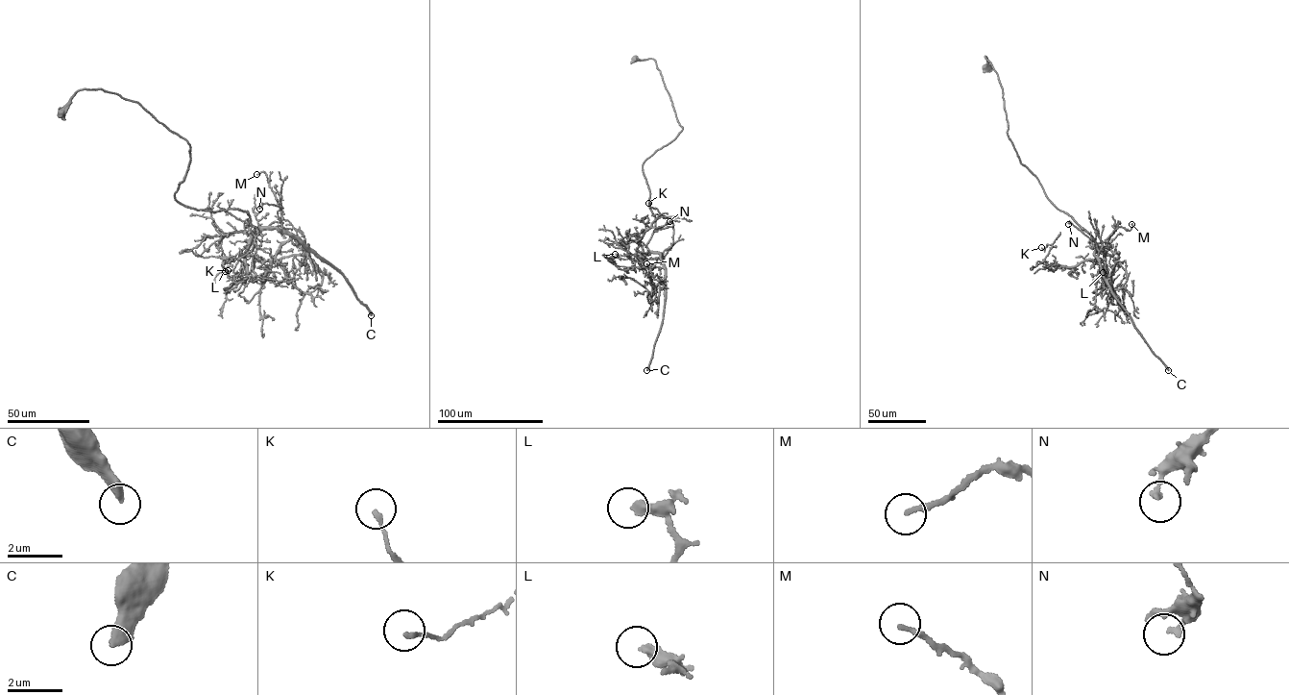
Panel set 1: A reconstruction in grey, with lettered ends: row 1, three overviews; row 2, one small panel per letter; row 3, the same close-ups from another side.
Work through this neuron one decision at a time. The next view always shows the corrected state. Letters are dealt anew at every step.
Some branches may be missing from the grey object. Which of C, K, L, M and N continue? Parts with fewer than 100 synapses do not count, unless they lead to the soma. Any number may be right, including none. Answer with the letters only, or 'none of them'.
C

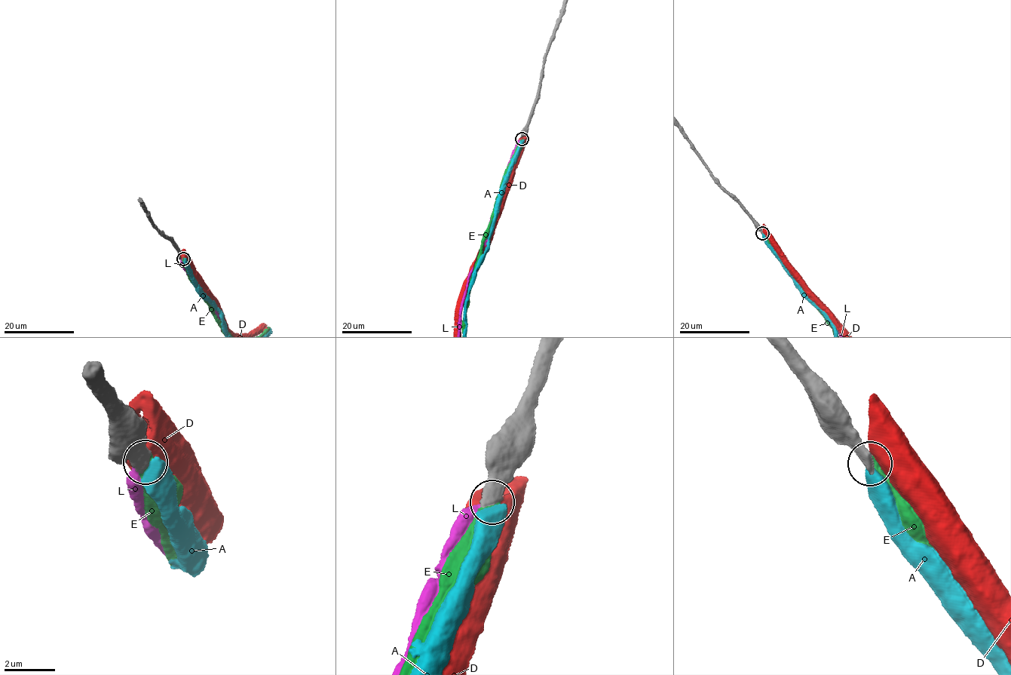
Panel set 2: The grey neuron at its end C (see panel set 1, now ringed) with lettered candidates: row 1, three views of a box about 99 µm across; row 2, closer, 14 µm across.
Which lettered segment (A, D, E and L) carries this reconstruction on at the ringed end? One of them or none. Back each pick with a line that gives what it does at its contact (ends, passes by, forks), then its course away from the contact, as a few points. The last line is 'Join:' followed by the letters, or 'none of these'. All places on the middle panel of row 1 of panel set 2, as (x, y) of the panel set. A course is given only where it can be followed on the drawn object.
E: it ends
Join: E

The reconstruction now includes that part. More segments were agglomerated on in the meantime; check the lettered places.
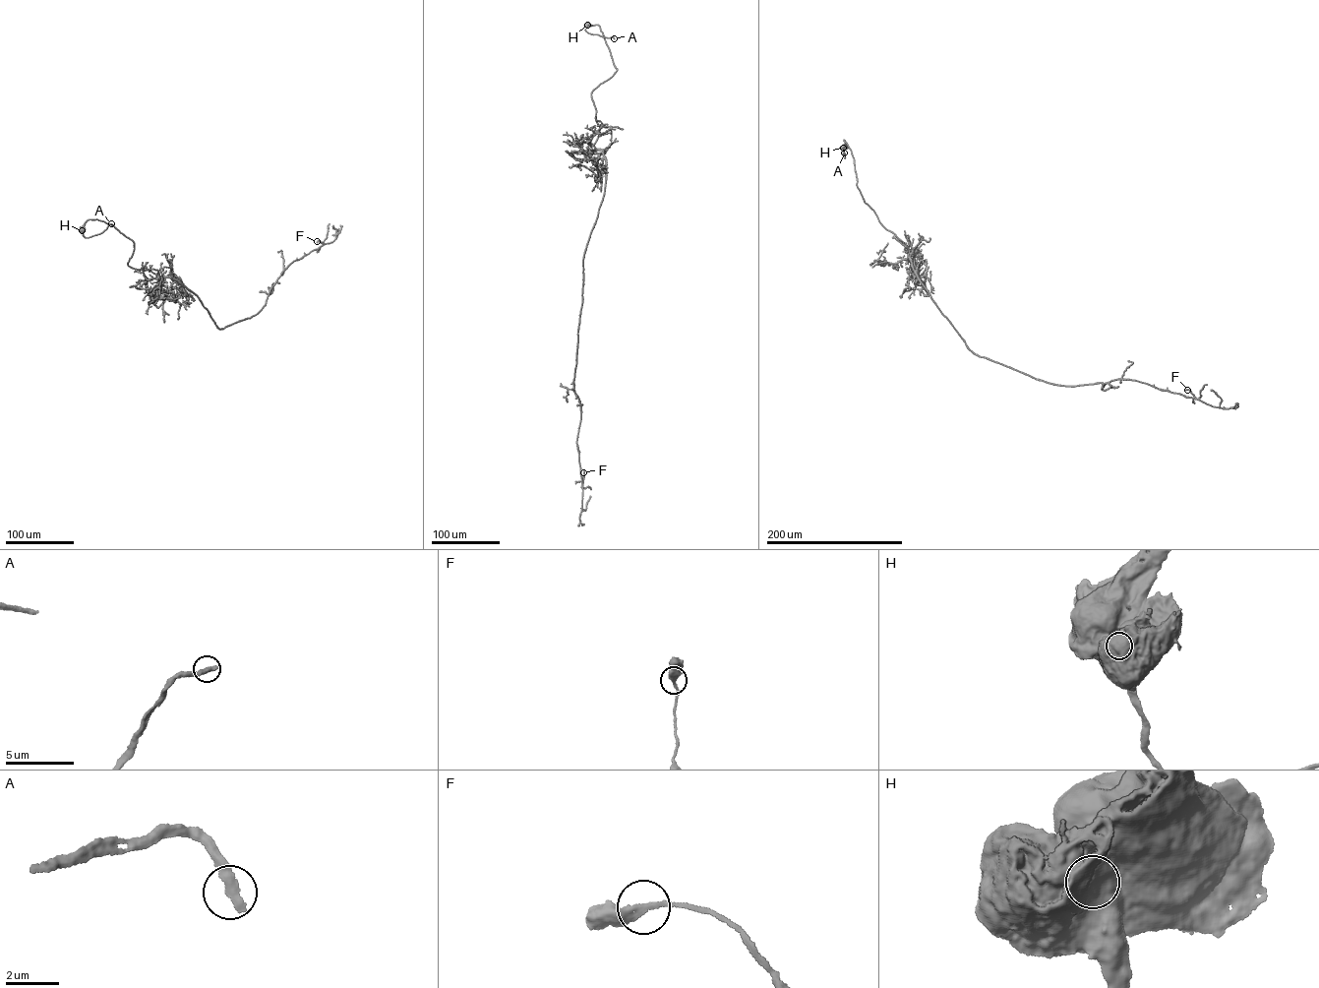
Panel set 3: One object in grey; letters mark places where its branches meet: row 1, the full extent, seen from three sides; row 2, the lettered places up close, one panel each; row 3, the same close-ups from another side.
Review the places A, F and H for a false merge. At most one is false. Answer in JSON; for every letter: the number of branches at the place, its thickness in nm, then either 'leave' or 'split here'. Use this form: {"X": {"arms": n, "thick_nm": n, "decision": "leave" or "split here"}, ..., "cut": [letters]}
{"A": {"arms": 1, "thick_nm": 440, "decision": "leave"}, "F": {"arms": 2, "thick_nm": 280, "decision": "leave"}, "H": {"arms": 2, "thick_nm": 1100, "decision": "split here"}, "cut": ["H"]}

